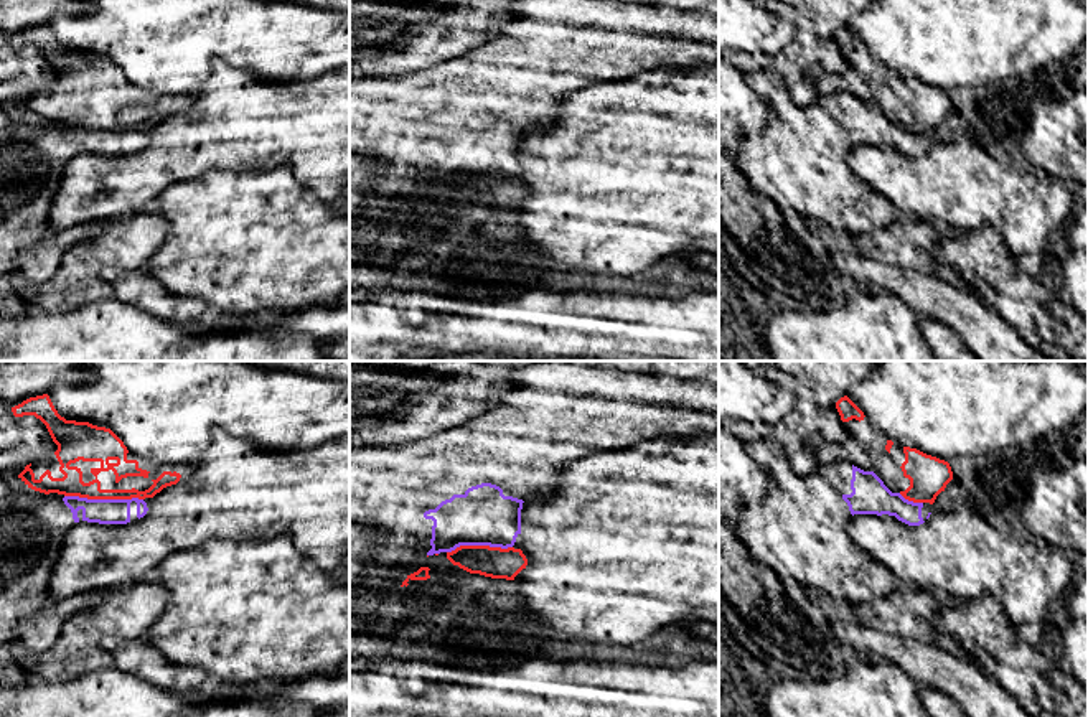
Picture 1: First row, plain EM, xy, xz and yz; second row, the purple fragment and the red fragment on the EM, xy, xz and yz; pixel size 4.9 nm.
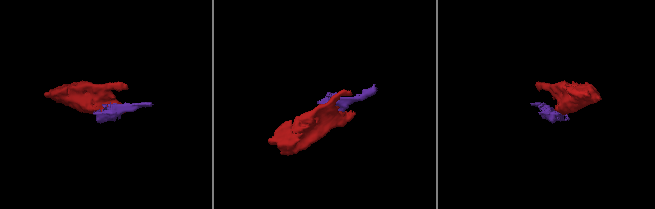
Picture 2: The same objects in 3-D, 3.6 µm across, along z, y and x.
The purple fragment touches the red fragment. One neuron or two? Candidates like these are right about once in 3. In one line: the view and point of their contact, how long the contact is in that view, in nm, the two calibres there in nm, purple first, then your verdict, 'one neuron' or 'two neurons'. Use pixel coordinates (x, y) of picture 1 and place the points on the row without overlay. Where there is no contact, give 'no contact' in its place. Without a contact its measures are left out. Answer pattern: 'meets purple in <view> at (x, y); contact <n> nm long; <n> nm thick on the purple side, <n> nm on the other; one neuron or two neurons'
meets purple in xy at (104, 131); contact 380 nm long; 130 nm thick on the purple side, 130 nm on the other; two neurons

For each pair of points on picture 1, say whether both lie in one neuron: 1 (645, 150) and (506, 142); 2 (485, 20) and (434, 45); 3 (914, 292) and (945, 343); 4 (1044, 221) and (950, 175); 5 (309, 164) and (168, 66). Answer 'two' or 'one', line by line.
1: two
2: one
3: two
4: one
5: two

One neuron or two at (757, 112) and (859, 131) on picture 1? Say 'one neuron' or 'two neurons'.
two neurons

